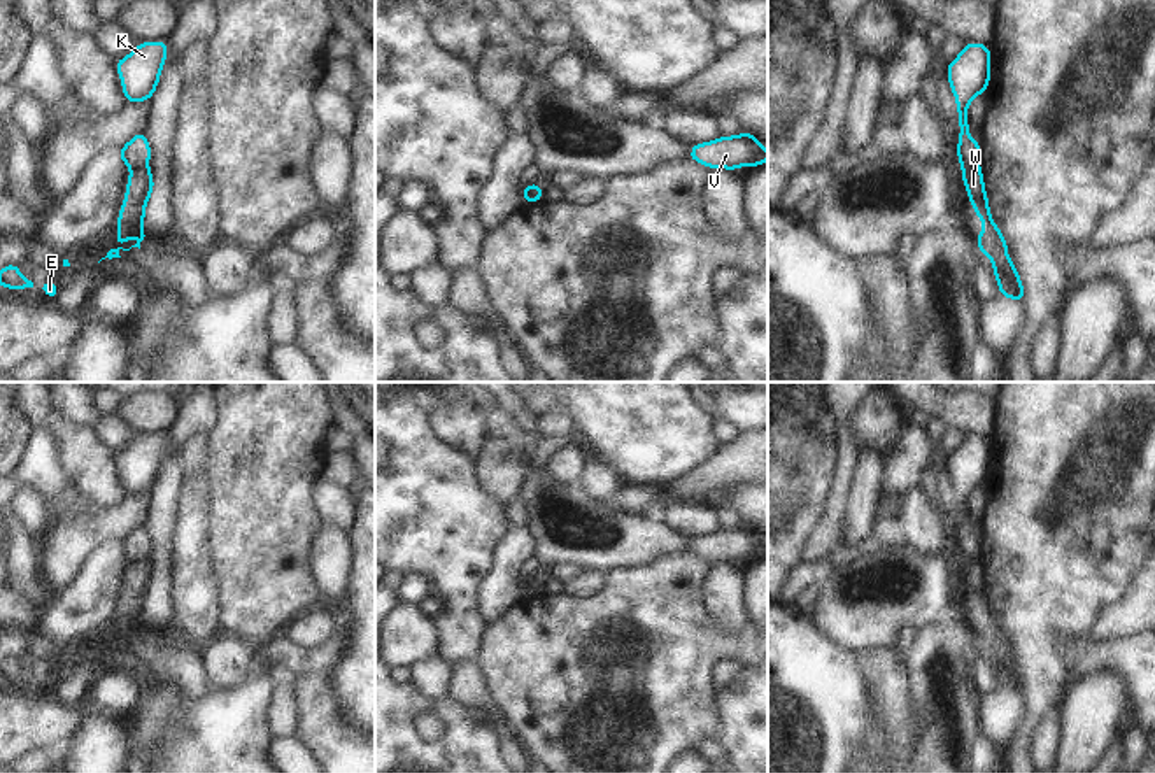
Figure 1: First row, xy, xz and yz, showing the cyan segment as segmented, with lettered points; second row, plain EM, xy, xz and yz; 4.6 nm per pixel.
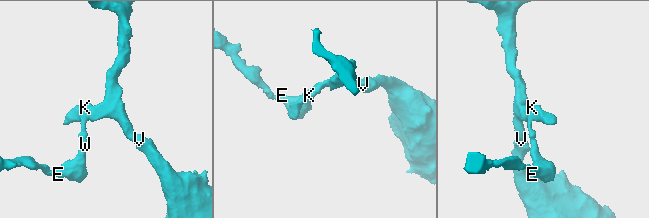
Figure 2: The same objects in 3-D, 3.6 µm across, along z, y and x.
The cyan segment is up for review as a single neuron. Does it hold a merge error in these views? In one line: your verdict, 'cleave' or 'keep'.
cleave

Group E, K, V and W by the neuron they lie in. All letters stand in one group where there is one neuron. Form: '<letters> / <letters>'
E W / K V

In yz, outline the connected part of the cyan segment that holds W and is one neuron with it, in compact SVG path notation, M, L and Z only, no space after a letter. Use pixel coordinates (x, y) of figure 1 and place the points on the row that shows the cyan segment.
M978 167L962 168L962 181L966 184L969 202L974 207L974 214L985 224L983 231L974 238L978 242L976 249L981 249L985 256L996 263L992 272L997 277L999 293L1006 298L1024 301L1022 280L1013 261L1006 256L1008 245L988 212L983 172Z

